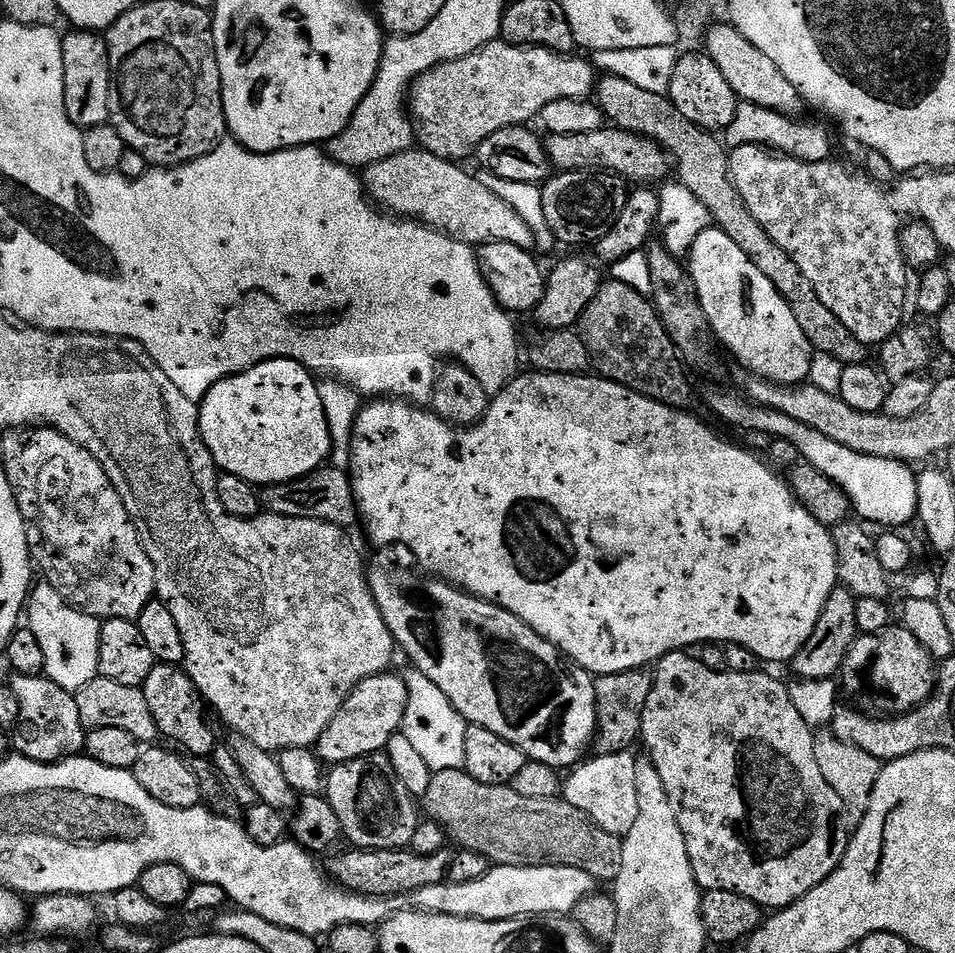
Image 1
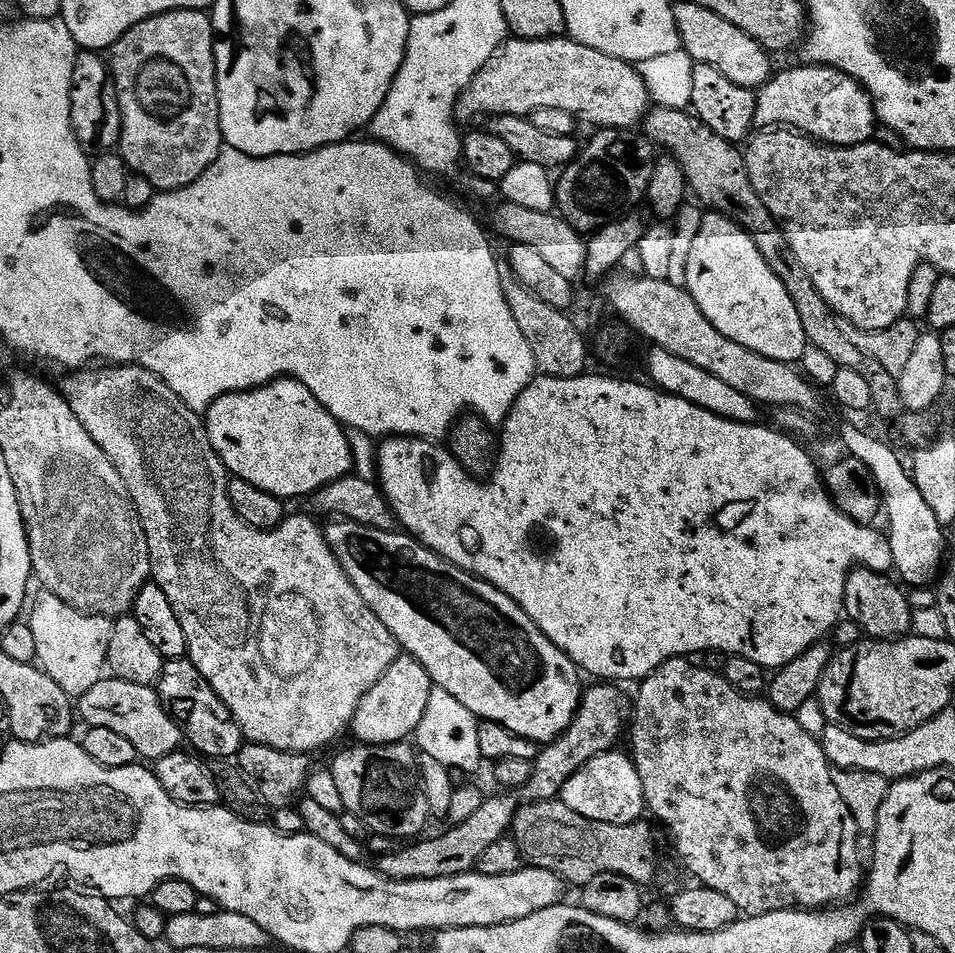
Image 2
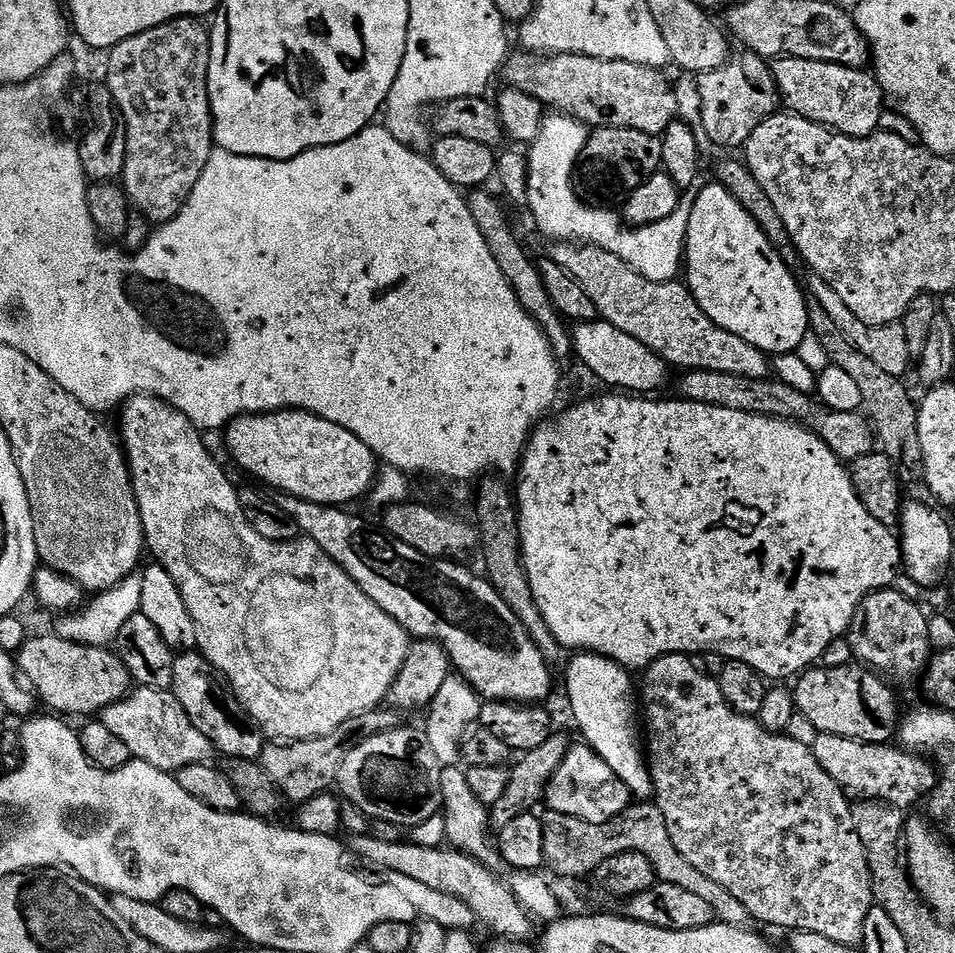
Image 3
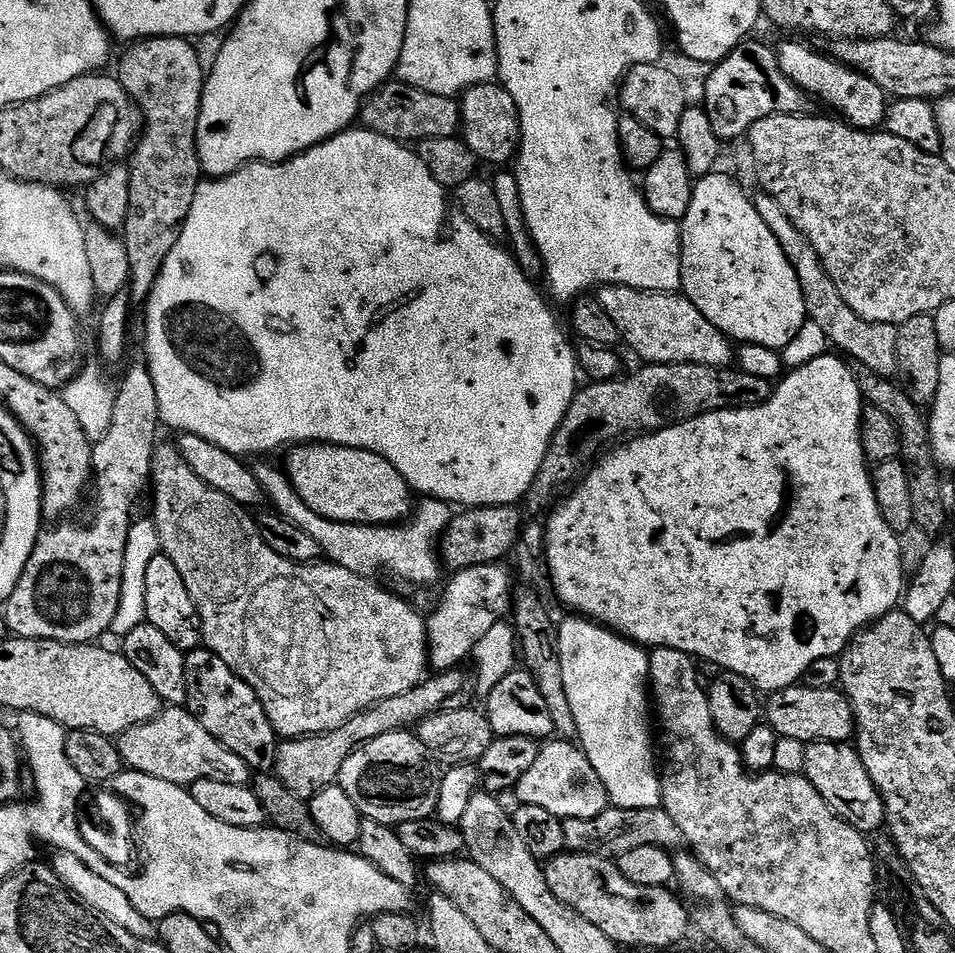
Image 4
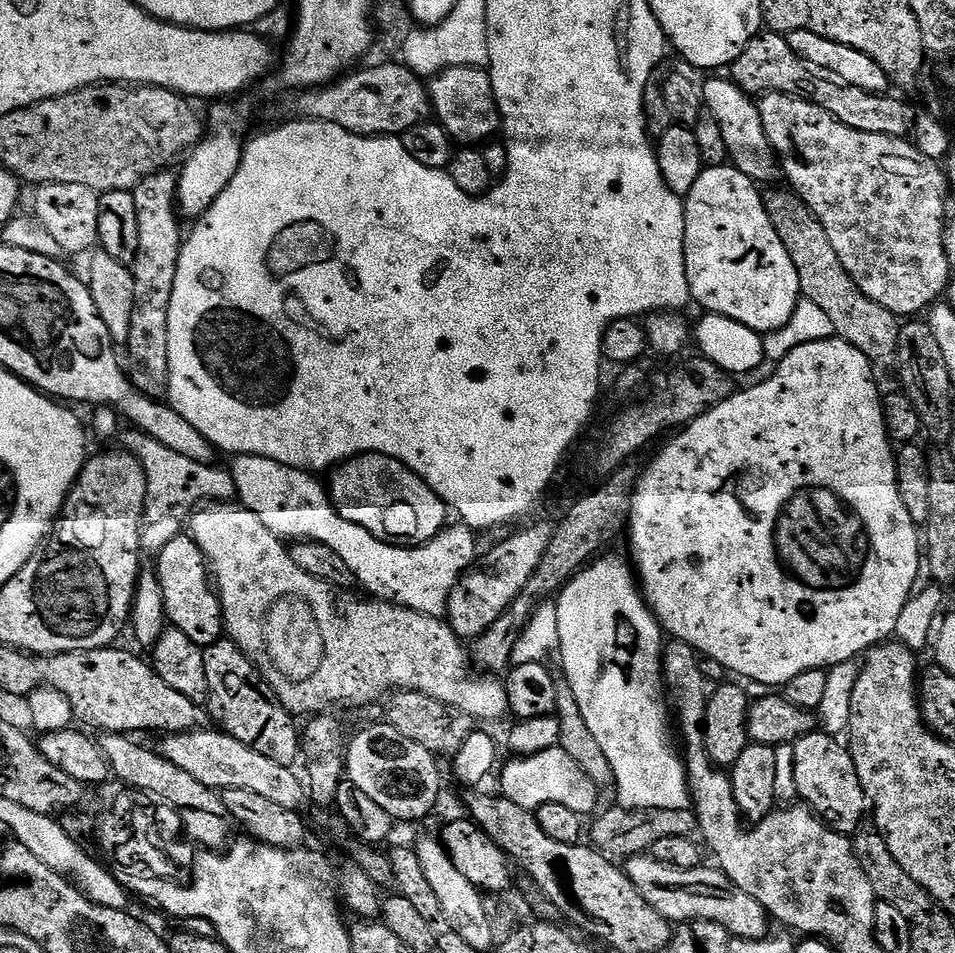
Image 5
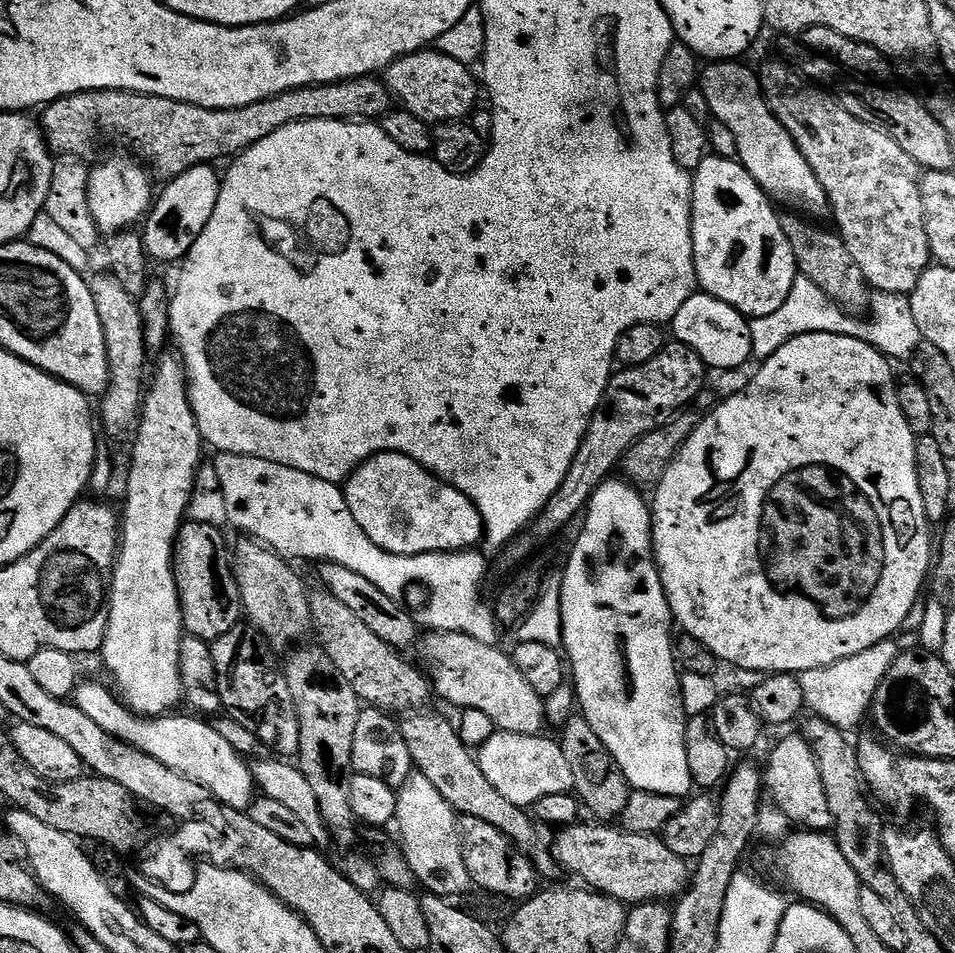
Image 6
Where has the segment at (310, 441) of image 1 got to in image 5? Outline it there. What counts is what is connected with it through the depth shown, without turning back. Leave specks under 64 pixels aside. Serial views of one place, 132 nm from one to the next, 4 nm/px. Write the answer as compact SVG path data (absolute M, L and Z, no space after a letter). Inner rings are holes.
M366 452L344 461L331 473L326 480L326 491L336 512L346 522L354 522L354 526L362 526L374 534L374 538L386 540L389 544L415 546L433 540L443 530L450 520L450 509L447 504L426 486L424 479L416 472L411 472L401 460L390 458L381 452Z

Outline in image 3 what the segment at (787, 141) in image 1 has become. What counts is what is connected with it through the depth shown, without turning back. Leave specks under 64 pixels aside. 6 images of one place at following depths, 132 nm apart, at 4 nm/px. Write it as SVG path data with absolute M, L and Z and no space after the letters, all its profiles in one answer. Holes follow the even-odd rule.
M789 56L775 61L771 70L783 107L789 113L804 116L807 120L813 120L815 124L821 124L823 128L830 128L842 136L867 138L881 127L880 119L886 113L886 101L875 75L846 68L841 64Z

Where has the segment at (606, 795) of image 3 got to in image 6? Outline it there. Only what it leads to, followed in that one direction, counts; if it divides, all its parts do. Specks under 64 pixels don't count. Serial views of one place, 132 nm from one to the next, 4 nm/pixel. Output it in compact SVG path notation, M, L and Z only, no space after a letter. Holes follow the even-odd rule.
M496 730L484 745L478 748L478 759L482 774L486 774L490 786L502 794L502 798L514 802L514 806L525 810L531 809L538 798L548 794L571 793L574 774L566 754L562 754L555 739L547 740L547 735L523 736Z

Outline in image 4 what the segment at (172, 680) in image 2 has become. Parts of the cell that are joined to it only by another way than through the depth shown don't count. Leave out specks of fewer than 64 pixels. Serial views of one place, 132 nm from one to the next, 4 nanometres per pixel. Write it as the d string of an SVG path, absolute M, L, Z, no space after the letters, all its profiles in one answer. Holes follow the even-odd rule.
M200 646L189 651L186 656L189 673L200 672L200 681L195 681L194 692L200 695L200 705L194 708L196 717L222 740L228 748L238 753L248 763L249 769L268 770L275 765L278 737L264 704L256 689L240 677L222 657L207 647ZM260 768L260 769L256 769Z

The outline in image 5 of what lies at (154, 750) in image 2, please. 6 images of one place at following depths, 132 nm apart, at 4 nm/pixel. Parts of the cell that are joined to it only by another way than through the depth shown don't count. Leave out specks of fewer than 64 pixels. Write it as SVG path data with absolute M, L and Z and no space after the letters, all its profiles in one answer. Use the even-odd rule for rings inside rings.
M197 730L165 735L158 752L174 766L186 770L187 774L212 789L251 790L278 806L286 806L286 810L303 809L304 800L306 804L306 788L301 777L299 780L289 765L274 762L274 758L266 758L266 754L258 754L258 750L238 742L238 738L223 730L212 731Z

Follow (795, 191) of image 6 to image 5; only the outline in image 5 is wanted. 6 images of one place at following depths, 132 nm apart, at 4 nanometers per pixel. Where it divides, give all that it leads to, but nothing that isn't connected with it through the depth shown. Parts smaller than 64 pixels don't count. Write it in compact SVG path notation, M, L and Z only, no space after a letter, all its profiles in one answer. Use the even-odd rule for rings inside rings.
M730 78L708 80L702 84L702 104L707 115L713 116L718 122L718 130L722 130L722 138L728 147L731 167L757 182L772 180L778 176L778 157L766 138L760 109L753 97L740 89Z

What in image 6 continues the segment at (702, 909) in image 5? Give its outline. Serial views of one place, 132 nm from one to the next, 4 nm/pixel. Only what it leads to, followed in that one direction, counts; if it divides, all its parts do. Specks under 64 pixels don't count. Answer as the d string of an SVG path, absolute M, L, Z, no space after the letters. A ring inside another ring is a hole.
M577 822L571 828L561 828L555 833L556 841L550 845L550 851L556 857L561 869L564 868L572 876L577 876L581 885L597 892L603 892L606 896L623 902L628 906L647 904L649 902L668 902L679 897L690 884L689 861L678 858L678 854L666 850L663 839L653 834L643 836L626 832L616 826L597 826L595 823L584 824Z

